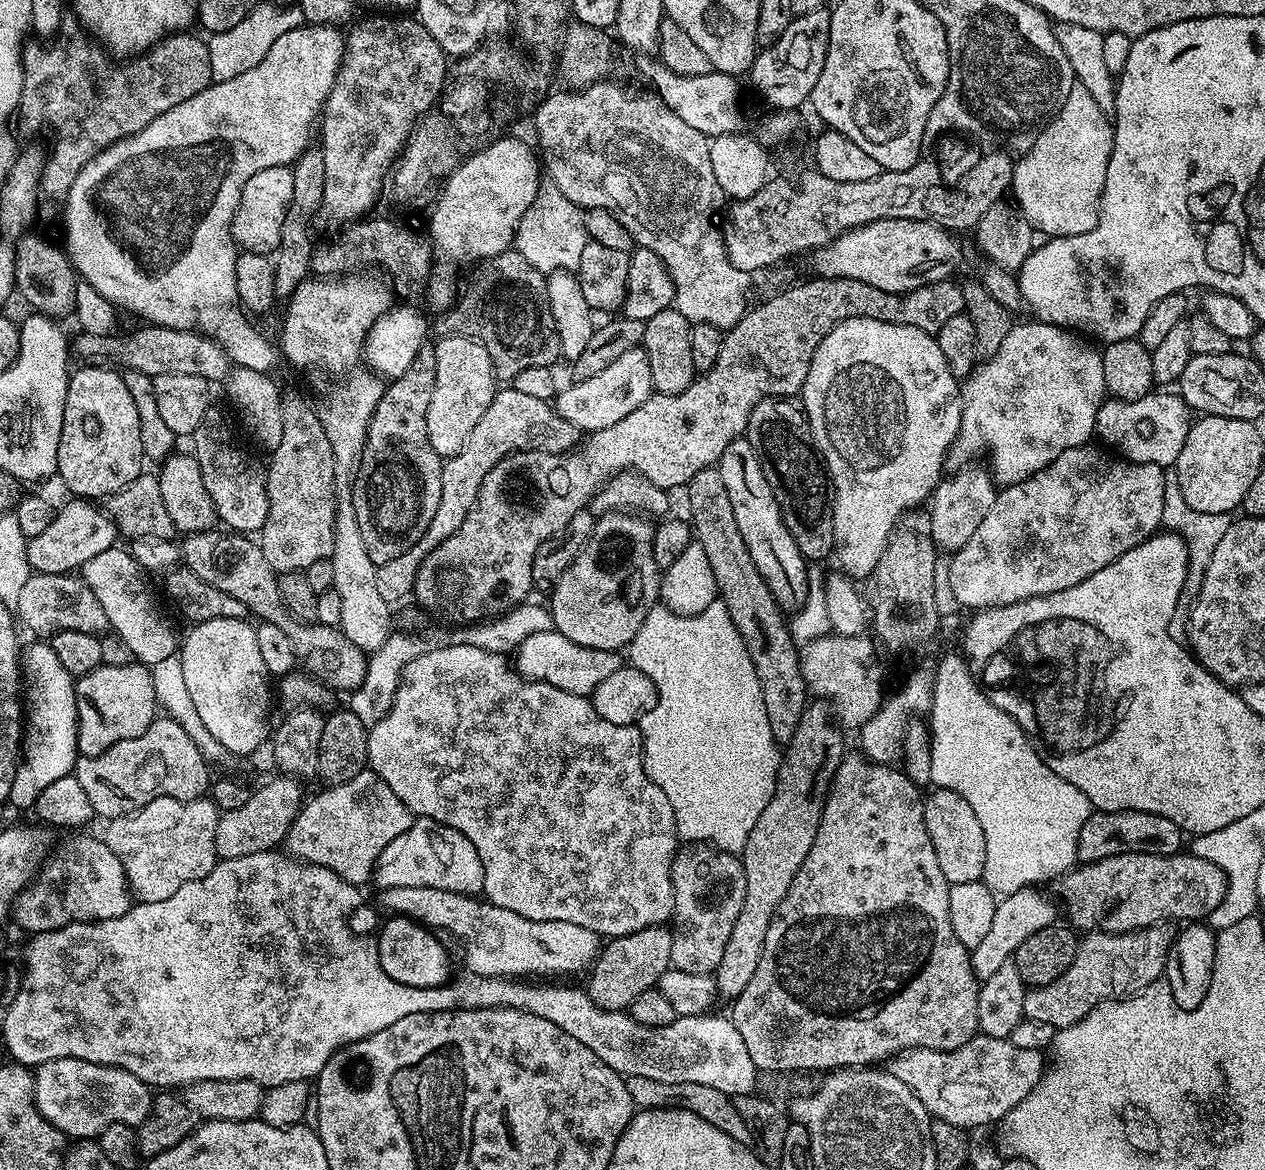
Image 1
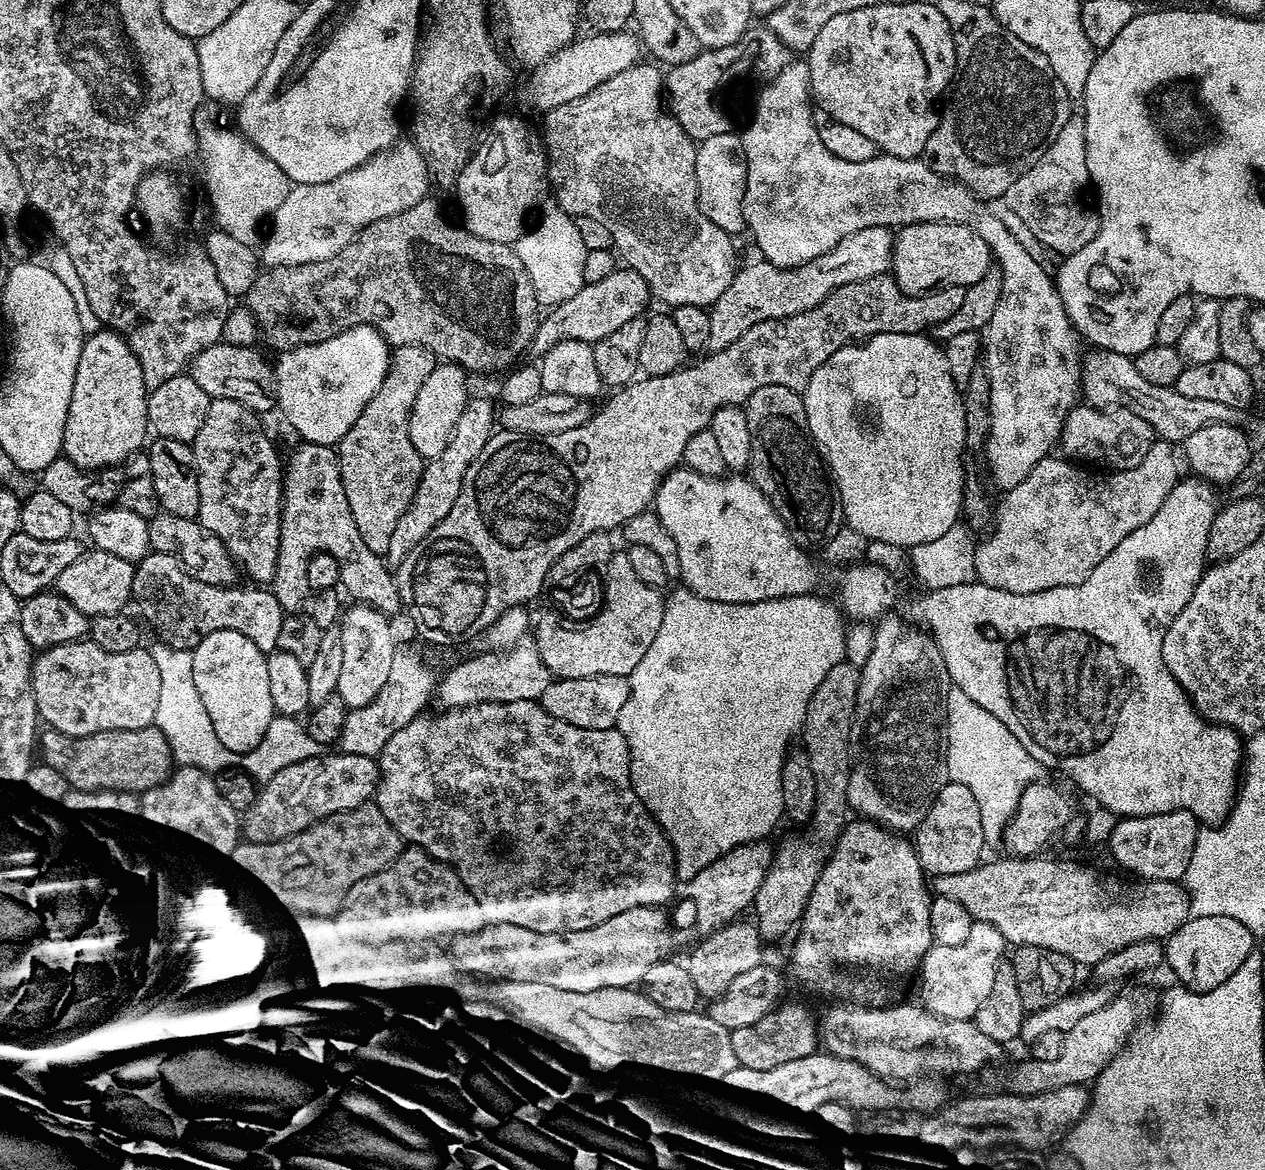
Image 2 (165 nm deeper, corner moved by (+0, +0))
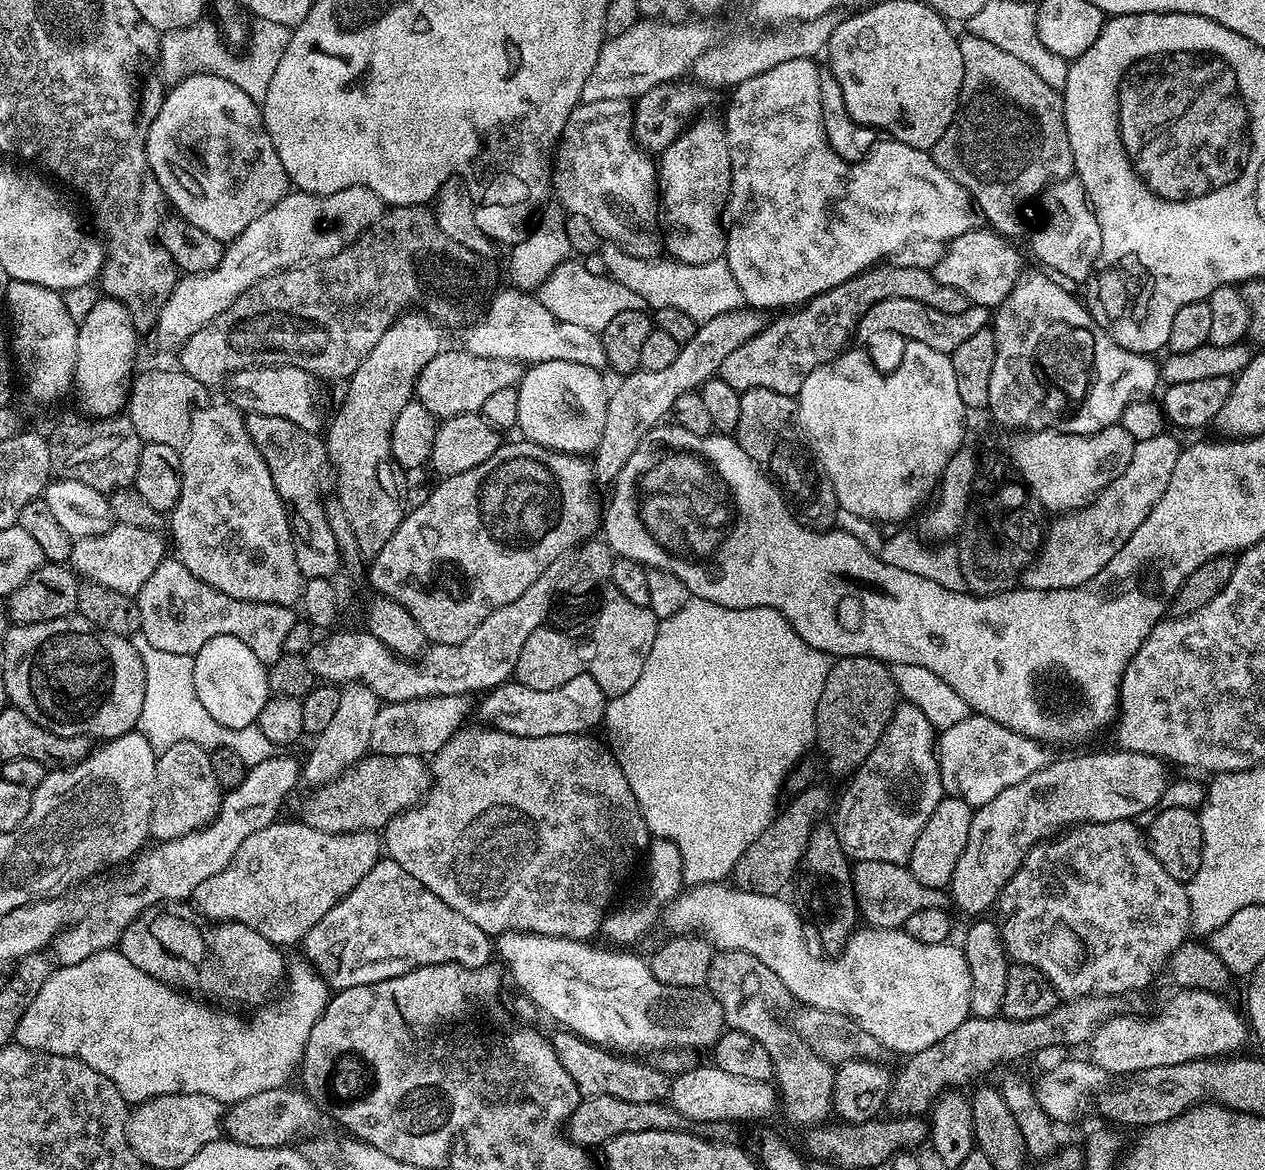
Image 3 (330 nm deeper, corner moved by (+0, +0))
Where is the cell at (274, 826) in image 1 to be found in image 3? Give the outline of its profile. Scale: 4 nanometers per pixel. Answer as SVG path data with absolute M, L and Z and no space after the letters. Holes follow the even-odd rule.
M369 754L336 780L317 788L304 804L303 823L323 832L376 832L407 808L415 808L432 787L429 765L419 756Z

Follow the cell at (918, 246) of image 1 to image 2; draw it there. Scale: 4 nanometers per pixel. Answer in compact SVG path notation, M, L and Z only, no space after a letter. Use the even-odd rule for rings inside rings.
M905 224L895 233L890 274L898 286L911 296L925 296L939 288L958 286L966 289L978 282L993 267L992 251L970 226L957 224Z

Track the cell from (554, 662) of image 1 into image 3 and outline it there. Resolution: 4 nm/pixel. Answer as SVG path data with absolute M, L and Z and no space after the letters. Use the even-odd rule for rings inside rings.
M471 695L418 698L397 704L385 703L374 718L374 731L370 734L369 749L377 756L419 756L428 758L435 754L457 732L461 731L464 719L474 712Z

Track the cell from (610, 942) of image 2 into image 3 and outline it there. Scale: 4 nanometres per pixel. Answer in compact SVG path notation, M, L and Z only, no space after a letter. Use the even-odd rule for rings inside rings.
M724 882L718 884L694 884L687 890L681 891L680 895L666 909L666 920L668 916L668 924L673 928L671 931L676 934L699 934L705 940L711 940L712 947L716 950L754 954L754 958L758 958L758 962L762 962L765 966L770 966L770 970L774 970L774 974L778 974L778 978L782 978L782 986L786 986L789 997L793 1001L801 1000L801 1005L850 1017L855 1024L862 1026L862 1030L866 1030L866 1034L870 1034L880 1043L881 1049L887 1051L889 1048L892 1052L904 1052L903 1054L921 1052L922 1050L926 1050L926 1046L934 1046L934 1042L946 1038L946 1034L950 1034L950 1030L958 1030L958 1026L962 1026L962 1022L968 1019L970 1015L970 966L966 966L963 947L956 945L955 948L955 943L952 942L947 944L917 942L914 938L910 938L910 934L906 934L899 928L860 926L857 927L856 931L848 939L848 945L835 958L829 958L819 951L816 953L808 945L808 936L804 933L804 924L806 928L805 917L797 909L796 913L784 901L785 897L783 895L767 896L766 894L754 894L753 892L744 891L743 888L737 888L735 886L729 886L727 888L728 886Z

